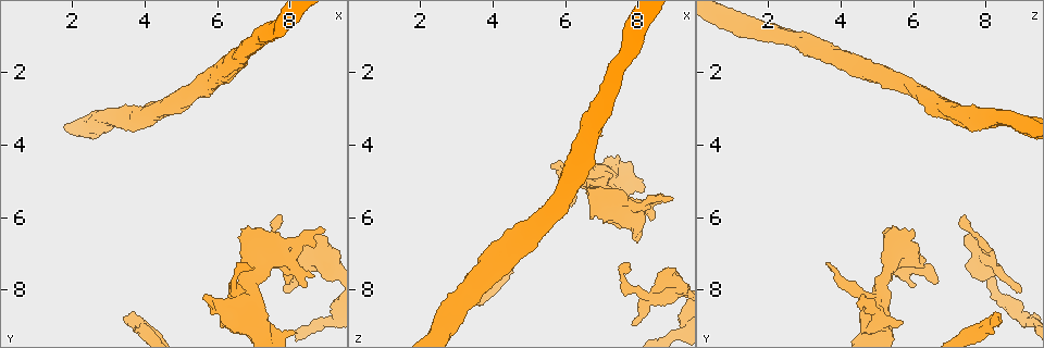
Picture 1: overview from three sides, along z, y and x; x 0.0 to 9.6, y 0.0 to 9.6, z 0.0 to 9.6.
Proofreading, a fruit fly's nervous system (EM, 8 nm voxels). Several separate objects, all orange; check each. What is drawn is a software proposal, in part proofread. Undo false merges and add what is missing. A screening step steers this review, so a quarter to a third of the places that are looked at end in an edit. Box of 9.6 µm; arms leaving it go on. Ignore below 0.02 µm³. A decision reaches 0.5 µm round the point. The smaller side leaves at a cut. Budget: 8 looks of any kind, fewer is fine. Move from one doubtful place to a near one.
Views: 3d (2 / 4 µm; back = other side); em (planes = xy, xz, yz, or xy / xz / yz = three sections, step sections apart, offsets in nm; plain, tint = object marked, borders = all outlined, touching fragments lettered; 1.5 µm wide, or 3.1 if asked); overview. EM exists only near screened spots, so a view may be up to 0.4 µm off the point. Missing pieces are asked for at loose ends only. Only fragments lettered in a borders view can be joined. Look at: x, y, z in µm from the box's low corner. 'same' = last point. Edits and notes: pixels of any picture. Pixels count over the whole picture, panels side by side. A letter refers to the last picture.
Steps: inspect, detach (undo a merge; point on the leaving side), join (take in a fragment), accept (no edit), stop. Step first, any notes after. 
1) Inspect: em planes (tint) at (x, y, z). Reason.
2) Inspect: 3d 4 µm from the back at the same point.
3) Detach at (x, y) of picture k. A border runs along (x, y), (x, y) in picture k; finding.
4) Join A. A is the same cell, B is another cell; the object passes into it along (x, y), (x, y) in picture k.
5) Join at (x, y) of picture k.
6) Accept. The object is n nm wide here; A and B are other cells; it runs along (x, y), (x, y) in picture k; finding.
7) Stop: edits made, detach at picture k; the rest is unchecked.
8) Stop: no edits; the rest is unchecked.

Inspect: em yz step 8 (borders) at (8.45, 6.70, 7.90). Branch stops here.

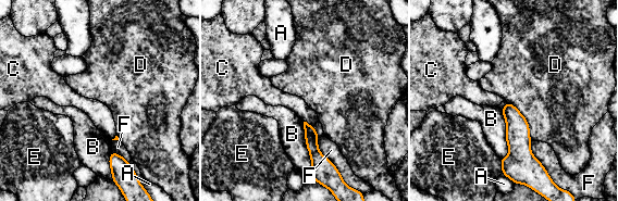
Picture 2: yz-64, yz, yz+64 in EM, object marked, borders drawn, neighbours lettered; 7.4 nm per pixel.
Accept. The object is 150 nm wide here; A, B, C, D, E and F are other cells; it runs along (508, 105), (509, 167) in picture 2; no lettered fragment goes on from it.

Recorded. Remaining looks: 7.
Inspect: 3d 2 µm at (7.90, 8.00, 8.90). Free end.

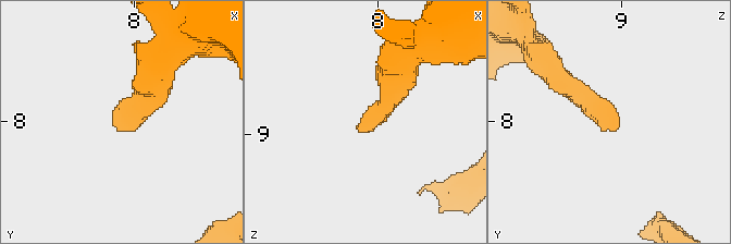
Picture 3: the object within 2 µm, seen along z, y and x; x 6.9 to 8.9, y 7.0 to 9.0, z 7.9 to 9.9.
Inspect: em planes (borders) at (7.86, 8.04, 8.94).

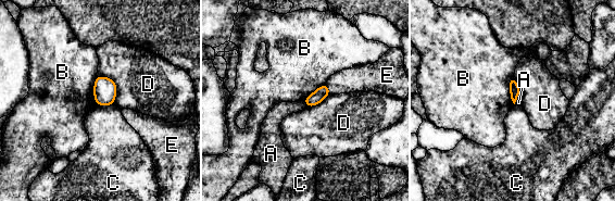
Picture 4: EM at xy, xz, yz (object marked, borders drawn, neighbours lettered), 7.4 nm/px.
Accept. A, B, C, D and E are other cells; a border runs along (302, 101), (308, 107) in picture 4; no lettered fragment goes on from it.

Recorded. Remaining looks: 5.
Inspect: 3d 4 µm from the back at (6.65, 6.30, 5.30). Branch stops here.

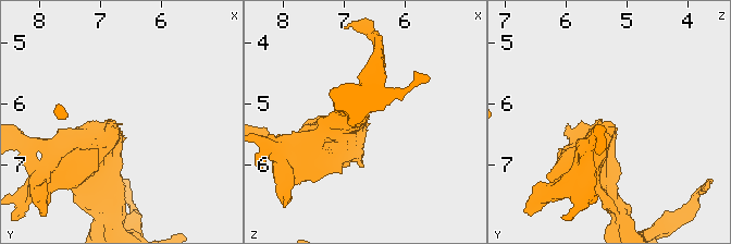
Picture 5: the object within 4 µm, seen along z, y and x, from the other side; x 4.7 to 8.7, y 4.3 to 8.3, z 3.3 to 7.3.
Inspect: em yz step 8 (tint) at (6.65, 6.30, 5.35).

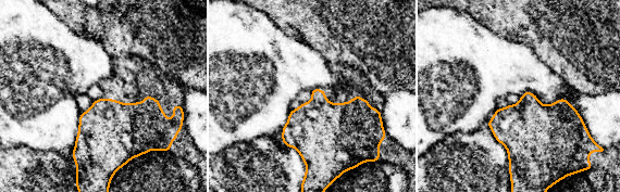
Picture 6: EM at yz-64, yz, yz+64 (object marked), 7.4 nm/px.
Inspect: em planes (borders) at the same point.

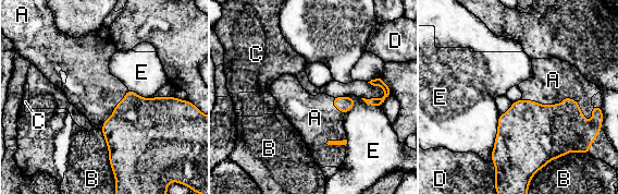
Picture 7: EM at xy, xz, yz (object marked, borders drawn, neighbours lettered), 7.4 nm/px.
Join A. A is the same cell, B, C, D and E are other cells; the object passes into it along (542, 133), (558, 104), (553, 80) in picture 7; the neuron continues.

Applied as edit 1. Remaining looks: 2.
Stop: edits made, join at picture 7; the rest is unchecked.

